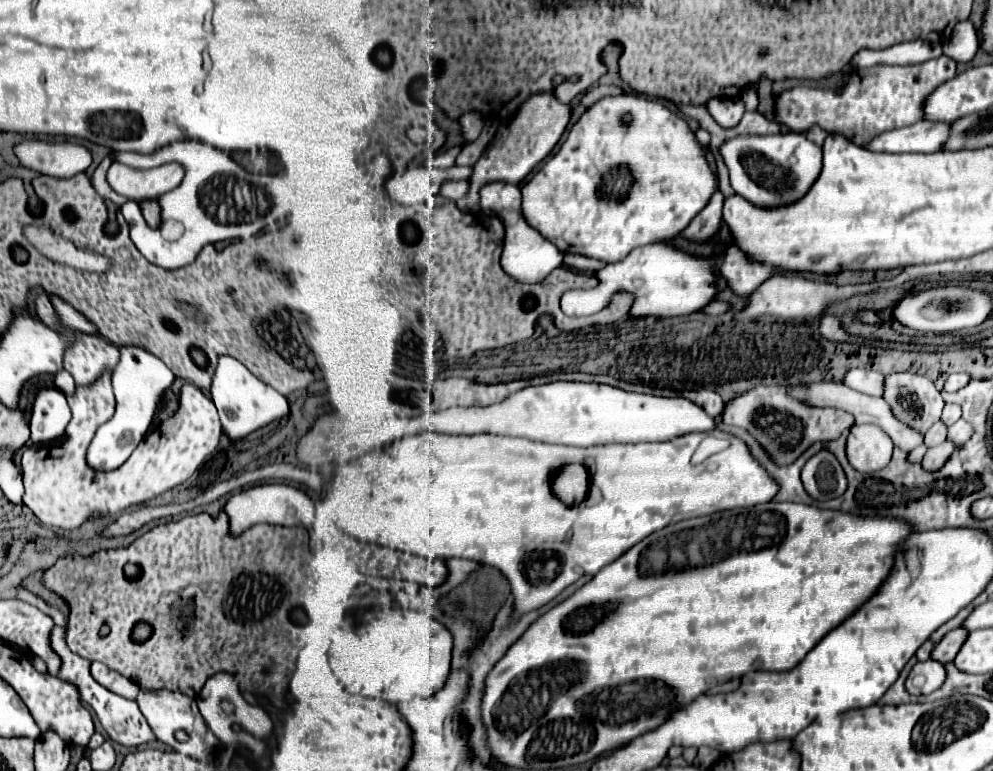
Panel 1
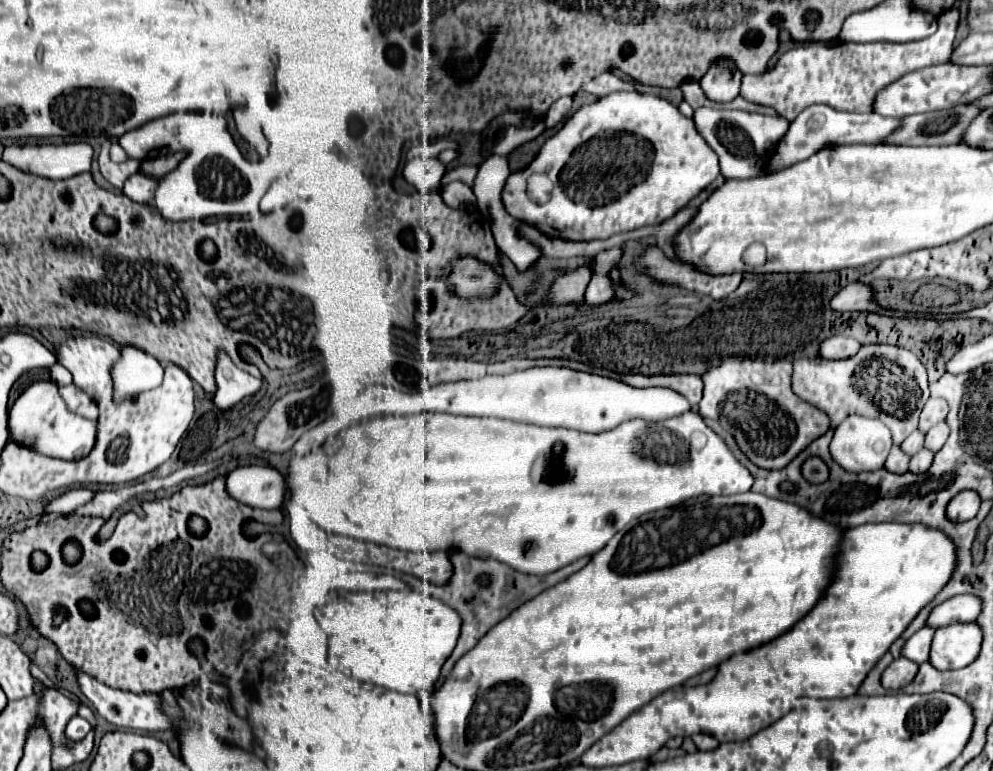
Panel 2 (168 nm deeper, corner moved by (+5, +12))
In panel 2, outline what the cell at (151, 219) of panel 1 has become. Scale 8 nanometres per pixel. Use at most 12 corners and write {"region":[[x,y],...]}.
{"region":[[184,152],[146,158],[140,172],[156,178],[168,174]]}

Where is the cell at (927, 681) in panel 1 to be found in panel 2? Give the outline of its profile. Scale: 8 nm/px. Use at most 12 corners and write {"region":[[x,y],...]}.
{"region":[[898,658],[882,672],[886,690],[900,690],[916,676],[914,662]]}

